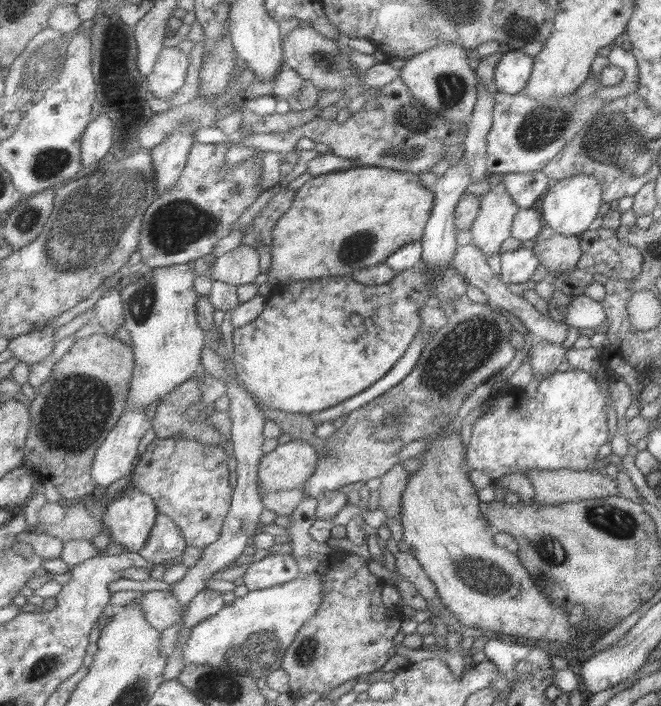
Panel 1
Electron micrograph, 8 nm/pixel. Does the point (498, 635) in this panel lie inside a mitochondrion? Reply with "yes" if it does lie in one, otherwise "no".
no

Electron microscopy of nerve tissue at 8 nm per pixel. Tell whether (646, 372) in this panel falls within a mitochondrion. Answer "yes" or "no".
no

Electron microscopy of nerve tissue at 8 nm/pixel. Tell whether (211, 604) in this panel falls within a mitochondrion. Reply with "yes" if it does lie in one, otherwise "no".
no

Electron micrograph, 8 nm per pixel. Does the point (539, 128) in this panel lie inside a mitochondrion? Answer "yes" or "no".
yes

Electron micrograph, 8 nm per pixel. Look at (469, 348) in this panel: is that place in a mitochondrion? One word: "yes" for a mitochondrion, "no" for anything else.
yes

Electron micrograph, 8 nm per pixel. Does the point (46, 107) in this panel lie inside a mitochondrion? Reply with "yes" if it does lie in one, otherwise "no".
no

